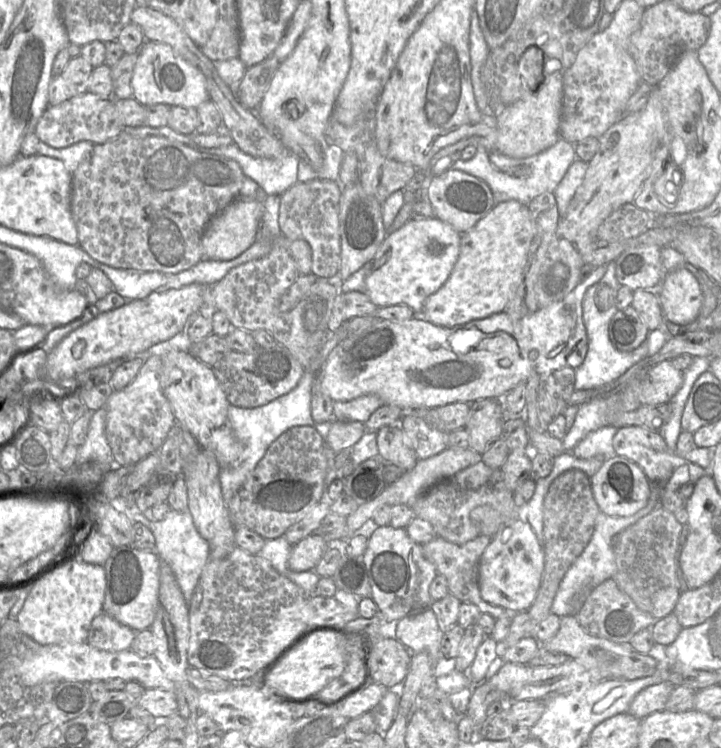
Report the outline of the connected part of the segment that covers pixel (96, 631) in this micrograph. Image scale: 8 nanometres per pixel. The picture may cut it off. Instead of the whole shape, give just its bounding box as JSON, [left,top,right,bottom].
[87,611,137,651]

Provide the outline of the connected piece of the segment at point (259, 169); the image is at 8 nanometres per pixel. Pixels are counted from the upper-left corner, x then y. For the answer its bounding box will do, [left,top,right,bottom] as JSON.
[191,144,300,195]

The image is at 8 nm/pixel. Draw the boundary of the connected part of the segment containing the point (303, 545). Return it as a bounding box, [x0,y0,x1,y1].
[288,534,329,571]

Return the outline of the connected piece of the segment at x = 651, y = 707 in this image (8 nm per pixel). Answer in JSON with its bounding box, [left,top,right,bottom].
[628,682,675,719]

